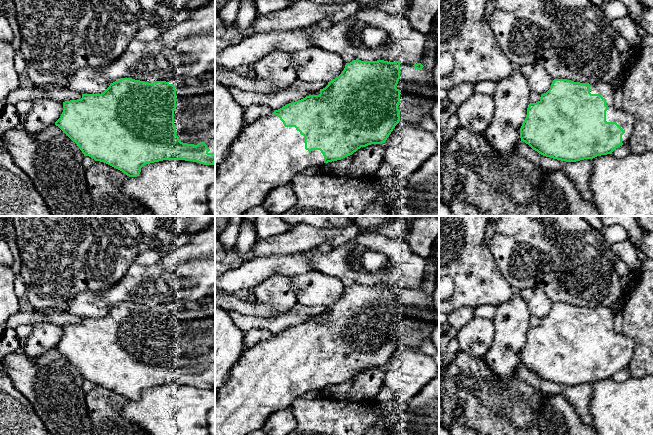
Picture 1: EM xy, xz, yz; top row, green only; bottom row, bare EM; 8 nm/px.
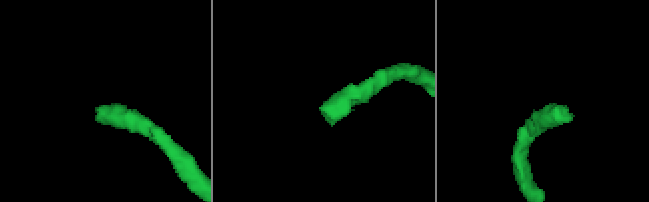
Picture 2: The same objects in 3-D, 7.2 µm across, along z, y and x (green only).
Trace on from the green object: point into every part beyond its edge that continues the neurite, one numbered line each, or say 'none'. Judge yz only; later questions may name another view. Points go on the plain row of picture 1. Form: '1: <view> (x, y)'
1: yz (626, 345)

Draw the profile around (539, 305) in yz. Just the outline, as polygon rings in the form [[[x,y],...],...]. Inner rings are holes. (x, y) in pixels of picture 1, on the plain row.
[[[527,288],[518,293],[525,301],[532,316],[542,319],[550,313],[553,303],[542,290]]]

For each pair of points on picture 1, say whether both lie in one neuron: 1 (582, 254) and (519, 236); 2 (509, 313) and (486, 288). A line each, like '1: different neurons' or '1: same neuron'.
1: same neuron
2: different neurons

